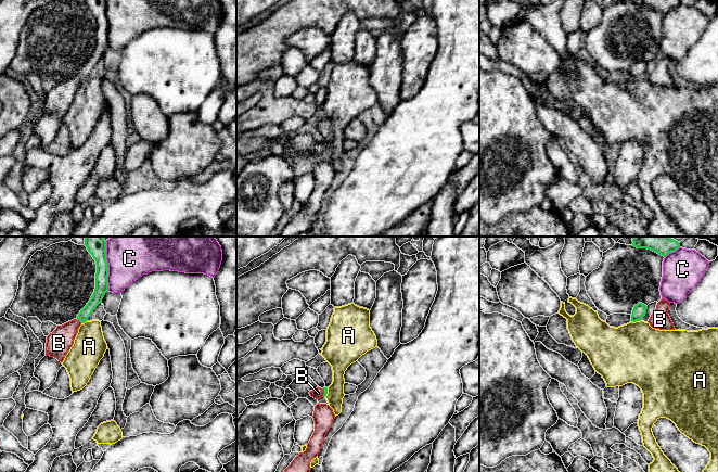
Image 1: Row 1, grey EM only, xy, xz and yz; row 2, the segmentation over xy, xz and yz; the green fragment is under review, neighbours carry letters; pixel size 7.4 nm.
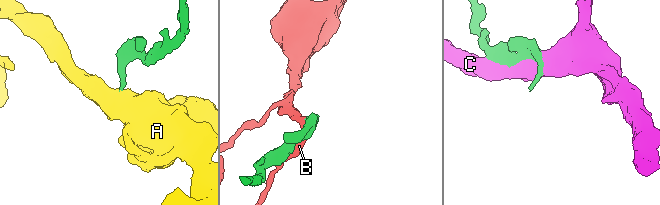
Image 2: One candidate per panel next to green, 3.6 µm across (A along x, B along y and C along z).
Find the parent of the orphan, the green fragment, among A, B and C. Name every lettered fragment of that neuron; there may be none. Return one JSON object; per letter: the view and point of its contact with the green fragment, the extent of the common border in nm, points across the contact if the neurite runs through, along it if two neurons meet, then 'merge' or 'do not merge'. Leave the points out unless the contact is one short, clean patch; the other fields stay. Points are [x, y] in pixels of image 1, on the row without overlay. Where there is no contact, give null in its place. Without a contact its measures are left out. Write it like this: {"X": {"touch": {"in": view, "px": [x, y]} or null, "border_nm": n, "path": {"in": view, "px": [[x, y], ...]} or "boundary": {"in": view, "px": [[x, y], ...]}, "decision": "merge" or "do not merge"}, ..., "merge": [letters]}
{"A": {"touch": {"in": "yz", "px": [636, 77]}, "border_nm": 80, "boundary": {"in": "yz", "px": [[641, 76], [631, 78]]}, "decision": "do not merge"}, "B": {"touch": {"in": "xy", "px": [79, 77]}, "border_nm": 50, "path": {"in": "xy", "px": [[99, 50], [79, 77], [59, 100]]}, "decision": "merge"}, "C": {"touch": {"in": "xy", "px": [107, 24]}, "border_nm": 360, "decision": "do not merge"}, "merge": ["B"]}

